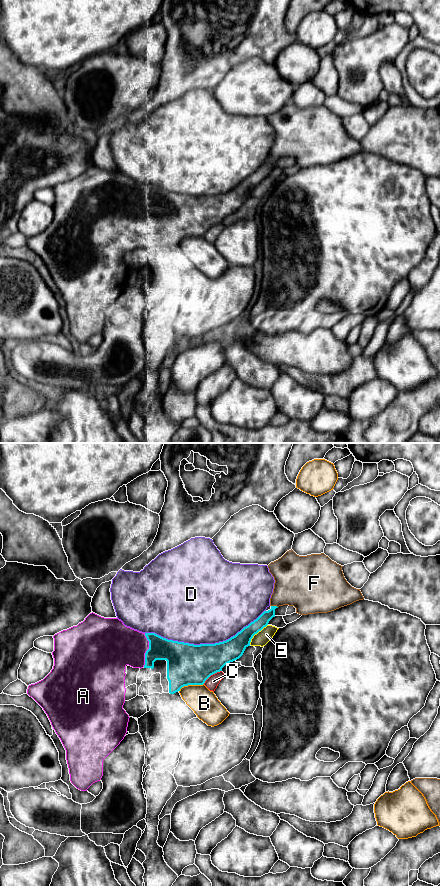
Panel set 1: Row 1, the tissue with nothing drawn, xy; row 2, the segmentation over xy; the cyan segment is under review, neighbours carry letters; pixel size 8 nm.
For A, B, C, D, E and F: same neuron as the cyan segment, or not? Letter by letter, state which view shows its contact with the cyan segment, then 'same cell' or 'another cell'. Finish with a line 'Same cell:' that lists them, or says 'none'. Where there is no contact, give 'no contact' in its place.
A: contact in xy; same cell
B: contact in xy; another cell
C: contact in xy; another cell
D: contact in xy; another cell
E: contact in xy; another cell
F: contact in xy; another cell
Same cell: A

